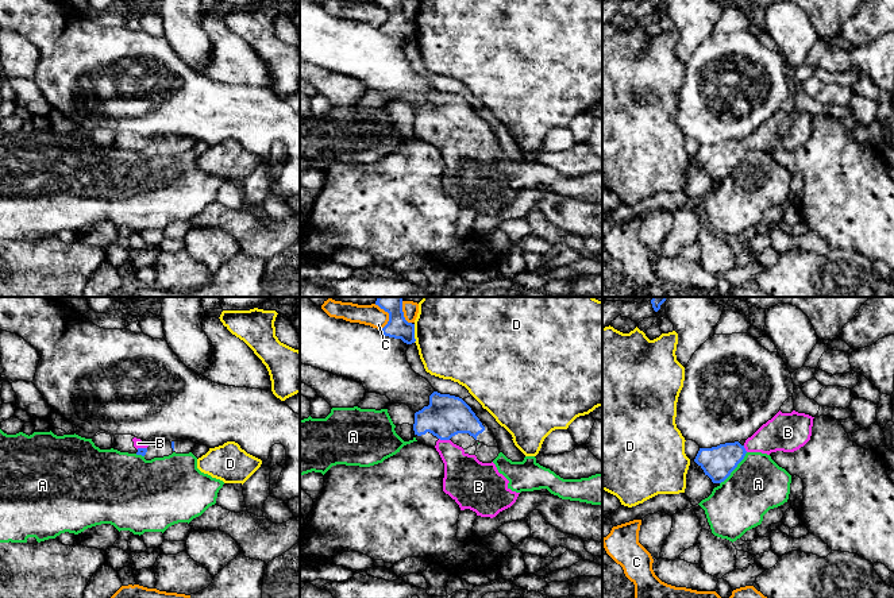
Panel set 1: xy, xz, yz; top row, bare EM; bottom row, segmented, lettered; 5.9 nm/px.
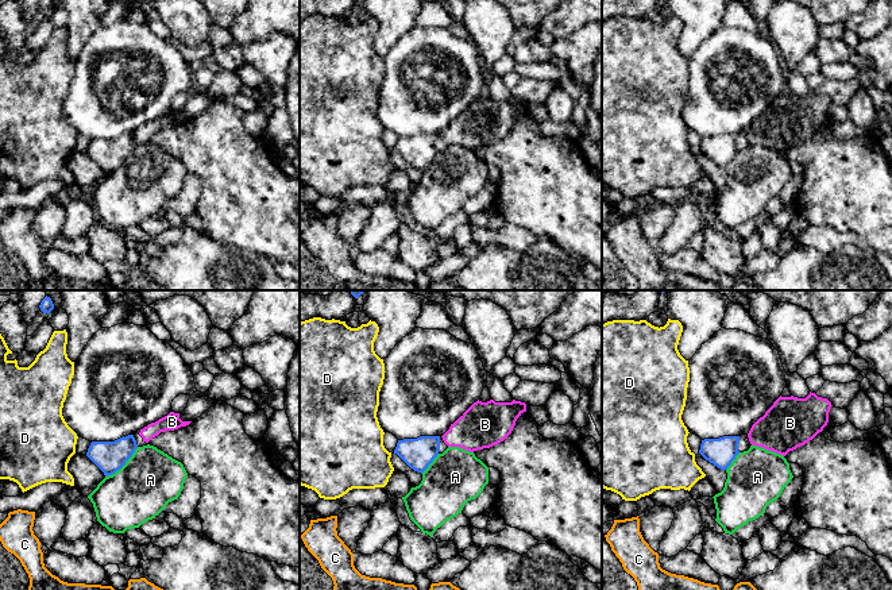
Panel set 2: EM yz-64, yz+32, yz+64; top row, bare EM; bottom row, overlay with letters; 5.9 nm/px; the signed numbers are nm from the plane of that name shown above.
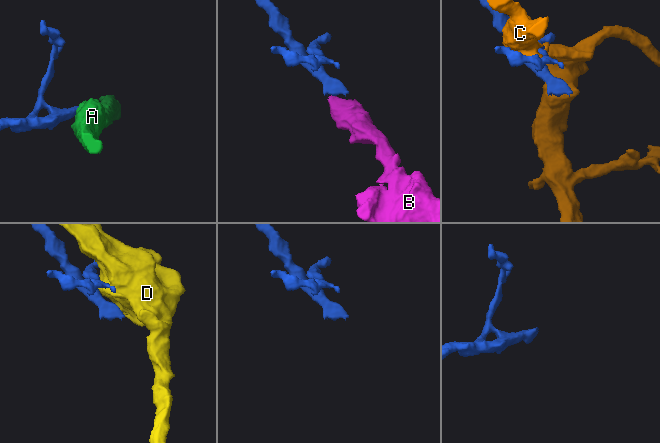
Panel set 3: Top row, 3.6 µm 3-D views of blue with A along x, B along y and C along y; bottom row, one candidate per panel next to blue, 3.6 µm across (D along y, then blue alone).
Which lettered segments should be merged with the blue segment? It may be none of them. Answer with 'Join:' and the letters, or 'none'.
Join: B

